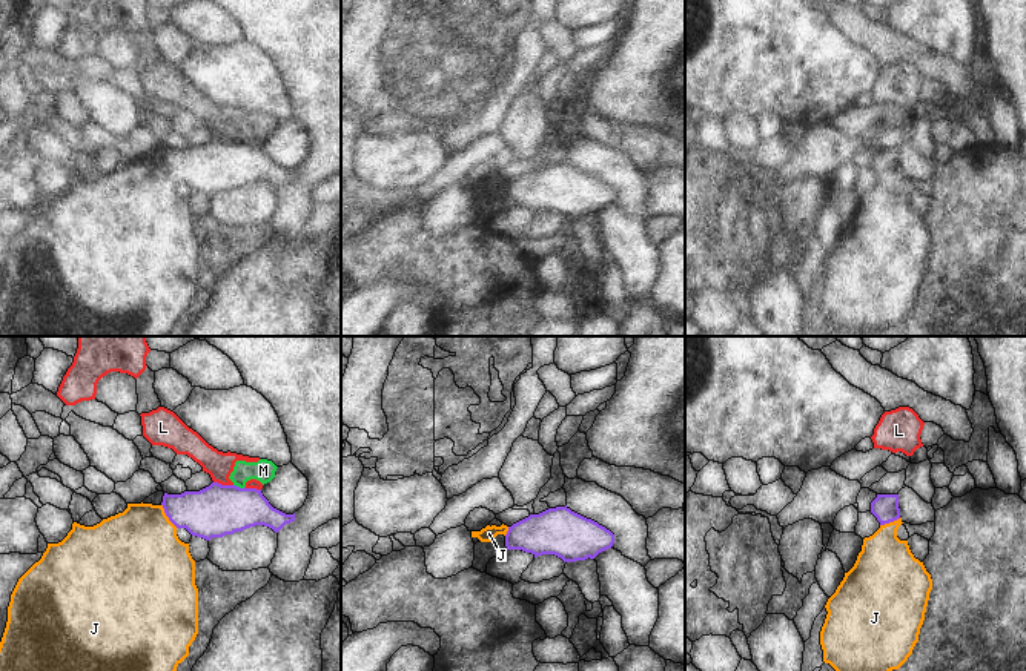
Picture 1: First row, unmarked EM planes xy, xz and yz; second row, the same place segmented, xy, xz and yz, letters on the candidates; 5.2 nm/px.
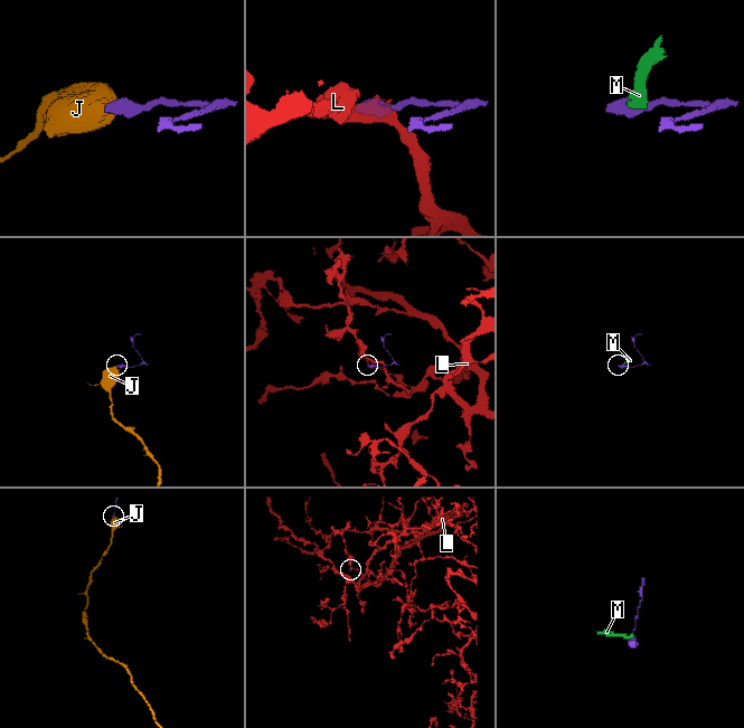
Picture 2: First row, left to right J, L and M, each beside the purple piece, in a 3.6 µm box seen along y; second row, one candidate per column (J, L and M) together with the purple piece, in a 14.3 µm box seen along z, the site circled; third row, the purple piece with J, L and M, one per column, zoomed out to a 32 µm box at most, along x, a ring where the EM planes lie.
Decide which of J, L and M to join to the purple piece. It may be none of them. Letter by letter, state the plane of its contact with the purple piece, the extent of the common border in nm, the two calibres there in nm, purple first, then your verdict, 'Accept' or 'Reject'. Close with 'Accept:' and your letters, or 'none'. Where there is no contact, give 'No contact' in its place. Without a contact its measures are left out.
J: Touches purple in xy. Shared border 150 nm. Thickness 280 nm (purple) against 440 nm. Accept
L: Touches purple in xy. Shared border 110 nm. Thickness 280 nm (purple) against 140 nm. Reject
M: Touches purple in xy. Shared border 70 nm. Thickness 280 nm (purple) against 120 nm. Reject
Accept: J.

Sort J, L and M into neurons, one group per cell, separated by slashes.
J / L M

